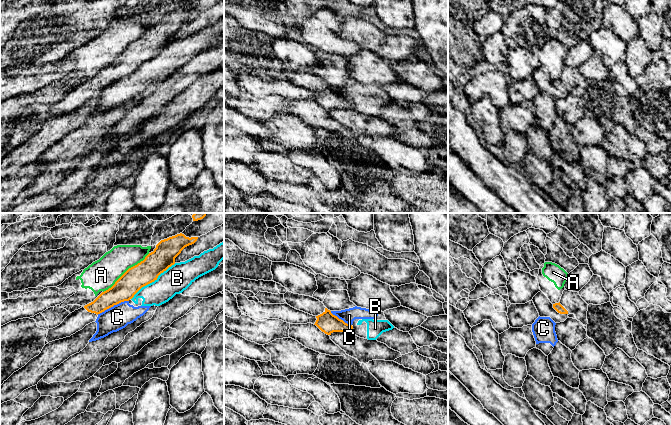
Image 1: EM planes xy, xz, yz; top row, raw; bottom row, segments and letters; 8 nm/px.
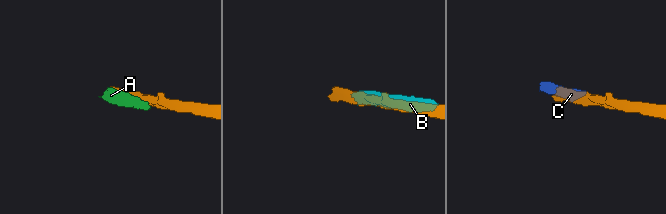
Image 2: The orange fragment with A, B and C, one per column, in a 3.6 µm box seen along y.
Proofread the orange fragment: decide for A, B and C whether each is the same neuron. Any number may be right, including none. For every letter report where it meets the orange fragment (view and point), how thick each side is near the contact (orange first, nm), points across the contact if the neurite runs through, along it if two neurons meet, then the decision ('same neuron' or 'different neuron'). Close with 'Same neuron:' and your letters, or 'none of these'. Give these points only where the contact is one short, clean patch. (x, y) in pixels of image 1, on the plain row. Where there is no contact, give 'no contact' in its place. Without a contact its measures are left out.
A: contact xy (126, 47); calibres 190 and 240 nm; different neuron
B: contact xy (152, 57); calibres 190 and 220 nm; different neuron
C: contact xy (112, 82); calibres 190 and 190 nm; border xy (128, 76), (114, 80), (97, 90); different neuron
Same neuron: none of these

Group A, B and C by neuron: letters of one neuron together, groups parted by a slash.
A / B C

